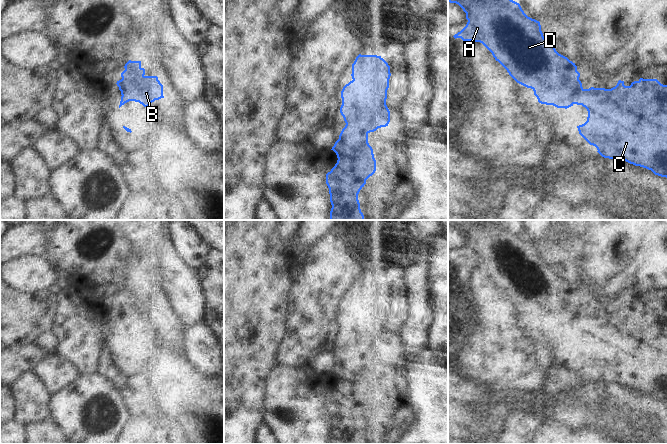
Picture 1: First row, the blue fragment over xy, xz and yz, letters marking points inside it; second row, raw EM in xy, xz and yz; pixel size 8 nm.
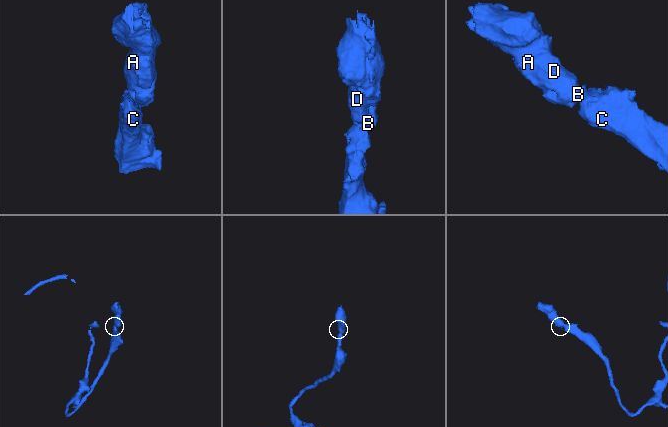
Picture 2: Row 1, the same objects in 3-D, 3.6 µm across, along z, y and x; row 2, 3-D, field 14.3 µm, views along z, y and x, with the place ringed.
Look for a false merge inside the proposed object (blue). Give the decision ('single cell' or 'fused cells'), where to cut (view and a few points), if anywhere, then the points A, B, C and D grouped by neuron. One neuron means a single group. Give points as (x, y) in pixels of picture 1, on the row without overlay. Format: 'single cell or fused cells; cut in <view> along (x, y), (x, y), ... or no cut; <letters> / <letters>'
single cell; no cut; A B C D

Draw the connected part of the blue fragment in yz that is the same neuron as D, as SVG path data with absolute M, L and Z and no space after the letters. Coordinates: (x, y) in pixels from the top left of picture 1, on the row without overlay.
M448 220L448 226L458 228L468 244L466 250L453 260L455 263L482 267L517 307L534 315L539 327L565 333L574 328L585 331L588 341L584 348L577 350L579 358L595 370L602 381L626 385L667 402L667 309L657 303L640 302L630 310L619 304L611 313L584 313L575 287L556 275L544 262L540 246L528 241L519 227L508 220Z

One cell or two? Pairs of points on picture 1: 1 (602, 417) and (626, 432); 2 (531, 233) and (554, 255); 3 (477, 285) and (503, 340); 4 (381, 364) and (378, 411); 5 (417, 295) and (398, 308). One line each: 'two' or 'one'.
1: one
2: two
3: one
4: one
5: two

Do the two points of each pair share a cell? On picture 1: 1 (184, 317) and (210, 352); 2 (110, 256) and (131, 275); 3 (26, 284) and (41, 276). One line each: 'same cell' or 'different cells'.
1: different cells
2: same cell
3: same cell

